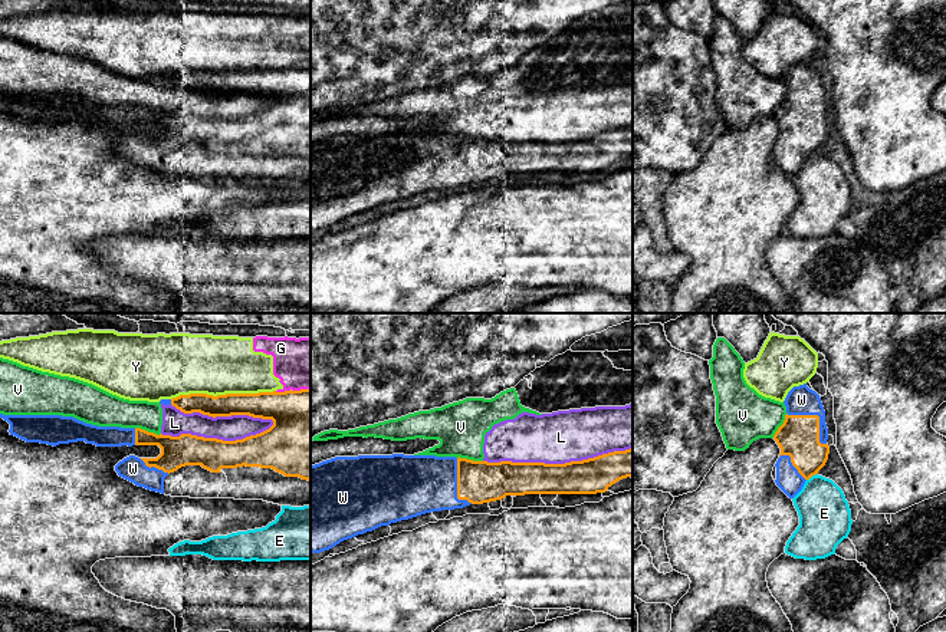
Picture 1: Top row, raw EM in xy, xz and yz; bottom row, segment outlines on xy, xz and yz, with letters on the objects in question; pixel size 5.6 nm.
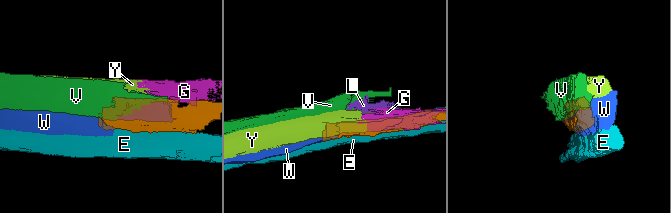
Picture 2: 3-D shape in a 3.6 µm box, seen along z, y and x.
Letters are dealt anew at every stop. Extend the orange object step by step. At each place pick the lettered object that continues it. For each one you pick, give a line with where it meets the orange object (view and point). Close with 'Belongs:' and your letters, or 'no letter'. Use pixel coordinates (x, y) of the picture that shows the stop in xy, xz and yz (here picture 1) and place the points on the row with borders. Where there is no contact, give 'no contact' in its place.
W: contact yz (818, 417)
Belongs: W

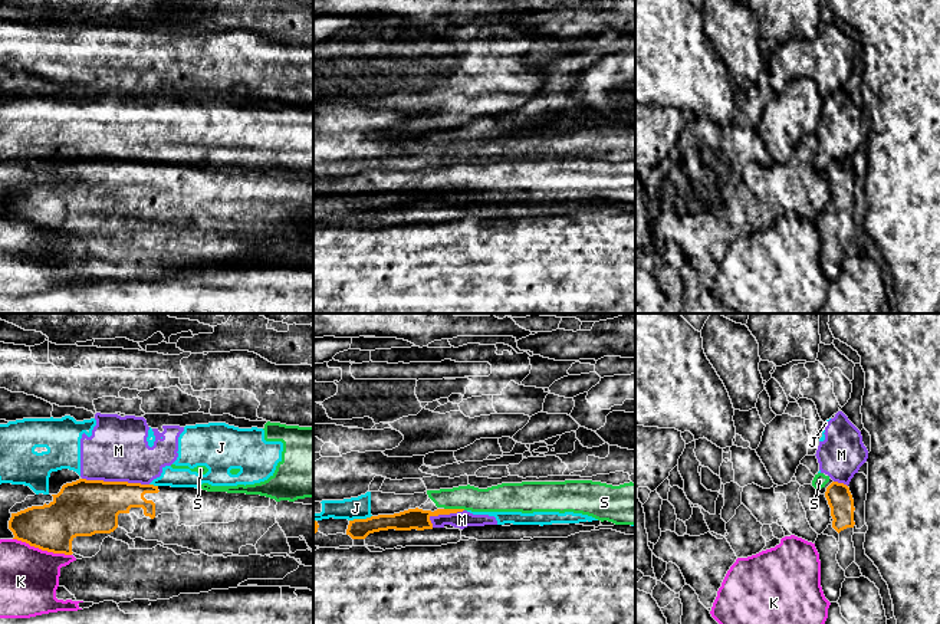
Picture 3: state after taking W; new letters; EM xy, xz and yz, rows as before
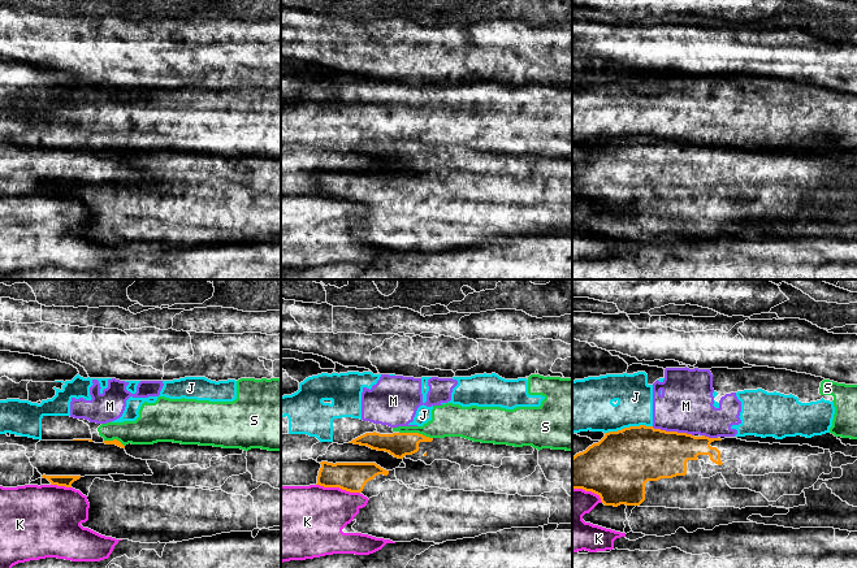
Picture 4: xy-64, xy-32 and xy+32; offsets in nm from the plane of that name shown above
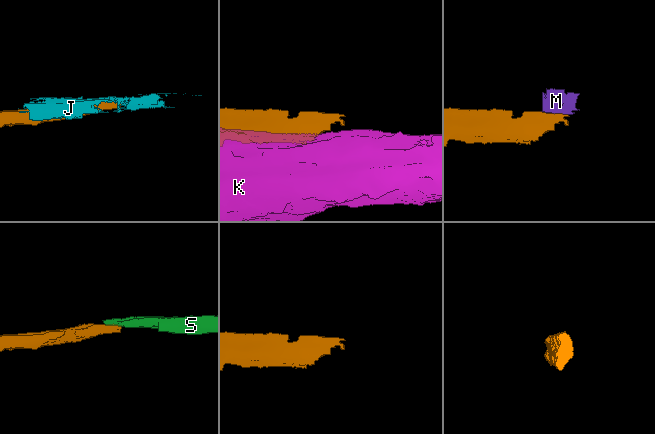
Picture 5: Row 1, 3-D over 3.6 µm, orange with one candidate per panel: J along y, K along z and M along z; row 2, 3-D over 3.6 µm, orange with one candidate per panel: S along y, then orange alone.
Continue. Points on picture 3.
Belongs: no letter

